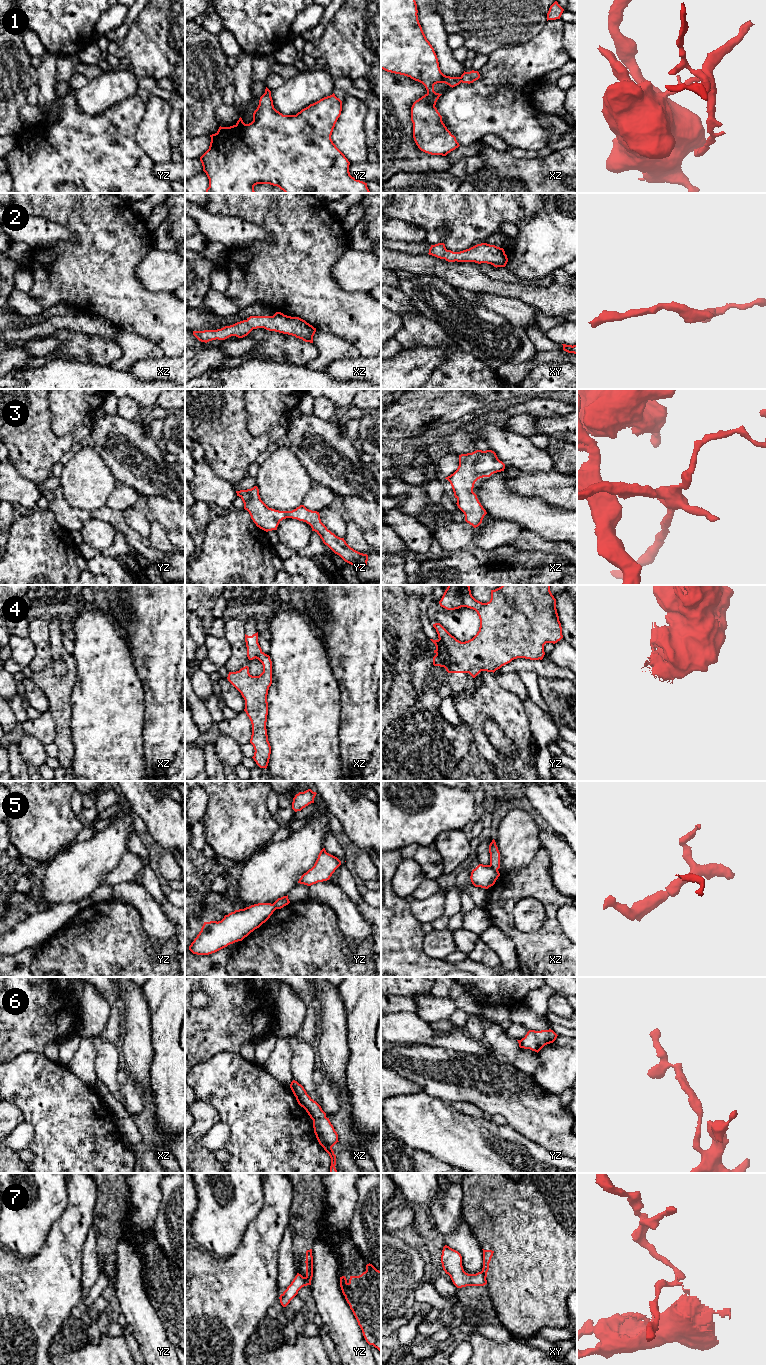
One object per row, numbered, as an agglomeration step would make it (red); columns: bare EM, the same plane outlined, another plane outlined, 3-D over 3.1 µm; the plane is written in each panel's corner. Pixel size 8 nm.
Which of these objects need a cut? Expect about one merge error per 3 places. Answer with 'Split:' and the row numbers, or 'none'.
Split: 1, 5, 7

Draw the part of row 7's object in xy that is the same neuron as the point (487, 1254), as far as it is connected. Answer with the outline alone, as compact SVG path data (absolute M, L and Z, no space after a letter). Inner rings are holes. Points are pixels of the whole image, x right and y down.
M483 1250L483 1268L482 1273L484 1274L485 1278L487 1277L487 1272L489 1270L489 1263L491 1261L491 1258L493 1256L494 1251L492 1250Z

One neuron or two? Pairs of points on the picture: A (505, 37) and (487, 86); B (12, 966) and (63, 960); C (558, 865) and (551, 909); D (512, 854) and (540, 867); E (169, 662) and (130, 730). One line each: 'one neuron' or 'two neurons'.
A: two neurons
B: two neurons
C: two neurons
D: two neurons
E: two neurons

